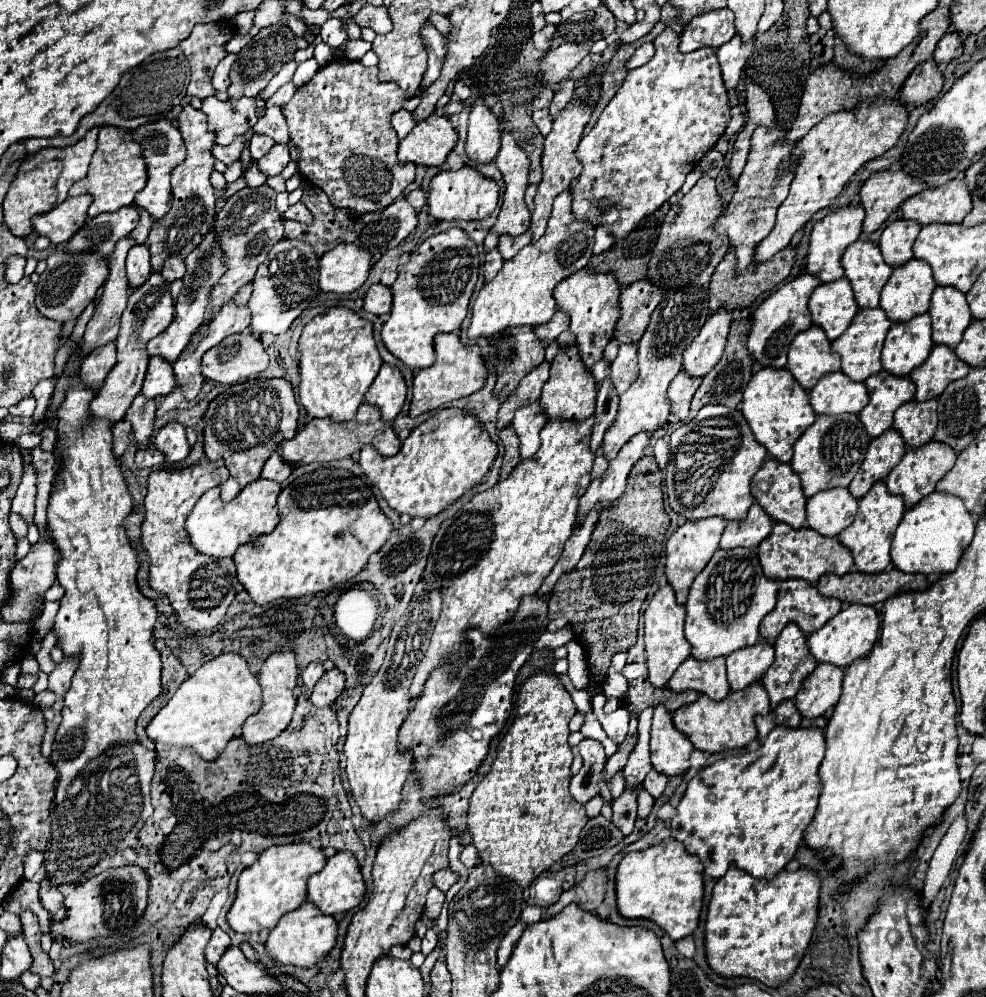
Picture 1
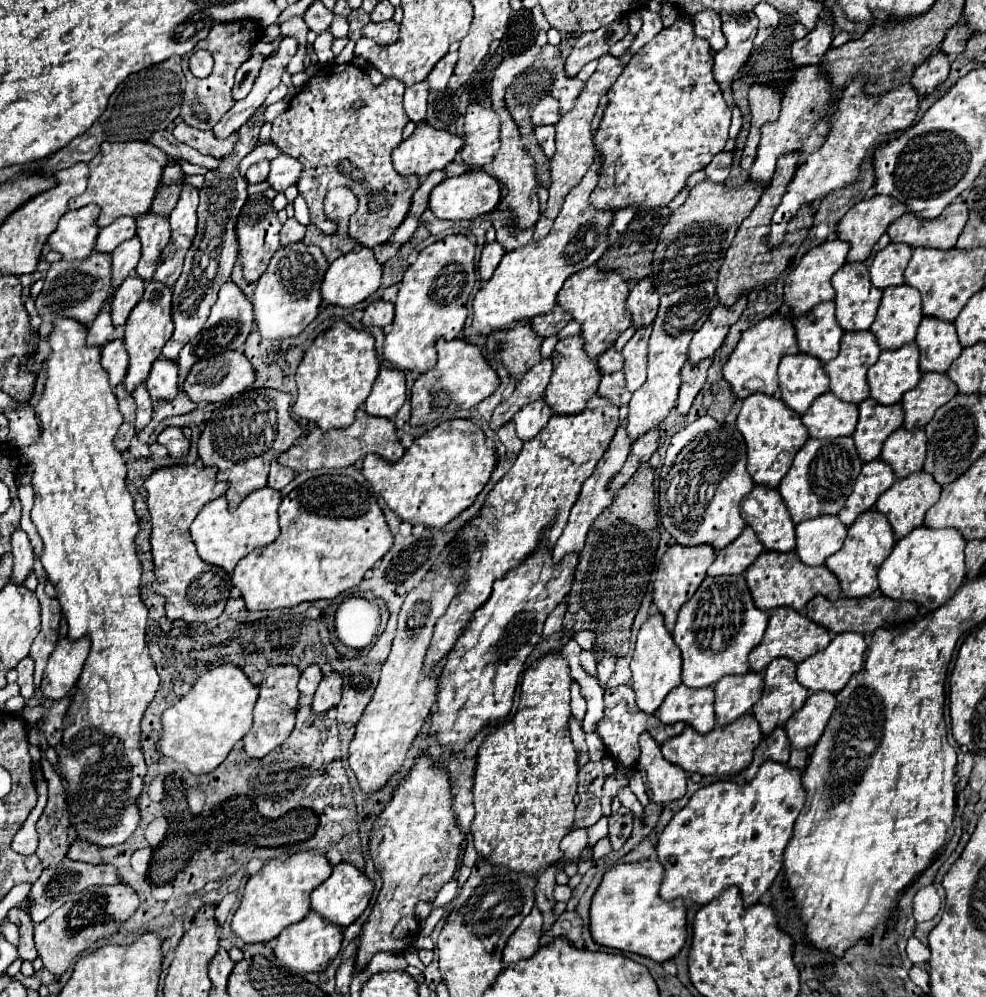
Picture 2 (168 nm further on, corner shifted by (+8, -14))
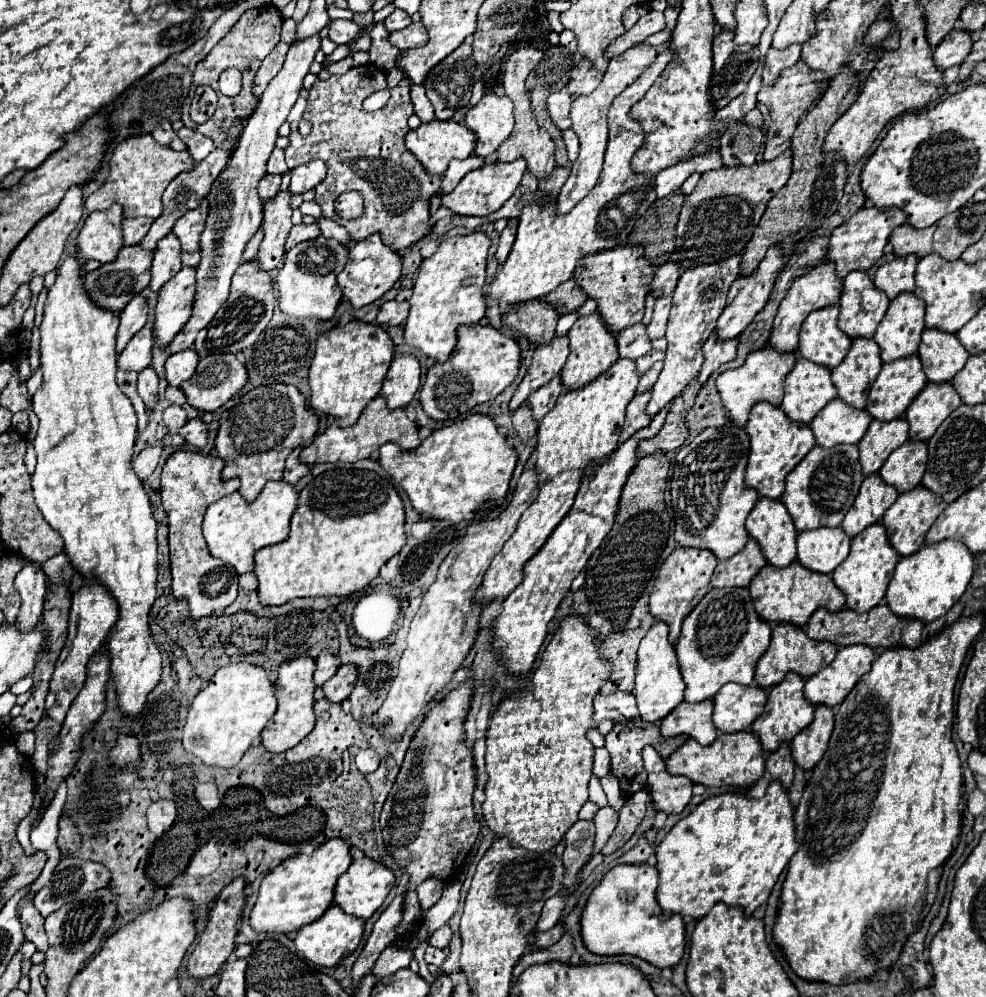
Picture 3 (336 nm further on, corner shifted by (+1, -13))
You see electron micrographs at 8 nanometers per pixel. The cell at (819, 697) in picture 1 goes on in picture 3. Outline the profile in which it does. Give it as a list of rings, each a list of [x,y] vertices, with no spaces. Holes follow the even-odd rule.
[[[818,705],[814,721],[792,739],[792,757],[802,769],[812,769],[824,755],[834,727],[834,711],[828,705]]]

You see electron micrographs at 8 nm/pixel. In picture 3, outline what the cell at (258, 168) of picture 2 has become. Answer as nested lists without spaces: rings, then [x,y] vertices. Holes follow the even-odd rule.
[[[266,173],[266,175],[260,179],[258,191],[260,191],[260,199],[262,199],[262,201],[274,197],[274,195],[280,191],[280,179],[282,179],[282,175],[272,175],[272,173]]]

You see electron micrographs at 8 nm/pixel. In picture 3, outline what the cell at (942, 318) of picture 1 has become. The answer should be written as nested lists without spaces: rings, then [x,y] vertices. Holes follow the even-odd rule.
[[[926,329],[922,333],[918,357],[922,361],[928,381],[942,383],[952,381],[952,377],[964,367],[970,353],[960,345],[956,333],[940,333],[938,329]]]

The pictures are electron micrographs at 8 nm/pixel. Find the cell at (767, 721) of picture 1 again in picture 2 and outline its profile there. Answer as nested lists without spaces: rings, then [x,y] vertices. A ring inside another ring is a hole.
[[[777,728],[773,730],[771,736],[765,736],[761,740],[761,744],[757,746],[755,750],[755,756],[753,756],[753,762],[749,764],[749,768],[745,770],[745,782],[751,782],[759,770],[761,764],[765,764],[767,760],[773,760],[773,762],[781,762],[781,764],[787,764],[789,760],[789,752],[791,752],[791,744],[785,736],[785,730],[783,728]]]

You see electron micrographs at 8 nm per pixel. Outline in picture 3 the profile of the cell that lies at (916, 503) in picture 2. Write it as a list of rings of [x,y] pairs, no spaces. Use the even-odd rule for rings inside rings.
[[[918,485],[916,489],[908,491],[908,493],[900,493],[898,499],[886,509],[886,513],[882,517],[882,525],[886,527],[886,533],[888,533],[892,547],[900,555],[912,555],[914,551],[920,549],[920,545],[924,545],[928,529],[932,527],[936,517],[946,507],[942,503],[944,501],[940,501],[940,497],[936,497],[936,493],[928,493],[928,489],[924,489],[924,485]]]

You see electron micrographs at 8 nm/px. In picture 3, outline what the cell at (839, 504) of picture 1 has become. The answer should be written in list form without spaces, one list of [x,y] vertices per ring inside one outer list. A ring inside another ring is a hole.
[[[814,529],[798,535],[798,561],[816,573],[832,573],[850,553],[850,537],[840,529]]]

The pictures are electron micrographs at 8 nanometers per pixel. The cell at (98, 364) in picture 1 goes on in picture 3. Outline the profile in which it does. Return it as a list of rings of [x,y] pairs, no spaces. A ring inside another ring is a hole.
[[[148,321],[124,347],[124,351],[118,355],[118,367],[124,371],[136,371],[140,373],[146,369],[152,361],[152,323]]]

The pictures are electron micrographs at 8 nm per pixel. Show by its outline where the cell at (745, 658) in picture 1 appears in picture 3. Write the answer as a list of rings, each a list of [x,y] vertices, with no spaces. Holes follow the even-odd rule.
[[[724,685],[714,697],[714,725],[722,733],[744,731],[764,711],[768,691],[758,685]]]

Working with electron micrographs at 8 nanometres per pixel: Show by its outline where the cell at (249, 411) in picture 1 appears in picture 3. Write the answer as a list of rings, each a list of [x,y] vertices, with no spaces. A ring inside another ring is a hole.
[[[282,383],[264,385],[264,387],[256,387],[256,389],[248,391],[242,397],[236,397],[234,405],[222,413],[220,429],[218,429],[218,435],[214,441],[214,455],[222,457],[226,461],[226,465],[222,469],[222,477],[226,477],[226,479],[238,477],[242,481],[238,493],[250,503],[252,499],[258,497],[258,493],[264,489],[264,485],[270,479],[282,477],[284,461],[290,455],[290,451],[296,449],[298,445],[312,441],[316,431],[318,431],[318,417],[310,409],[306,411],[306,399],[294,385],[282,385]]]

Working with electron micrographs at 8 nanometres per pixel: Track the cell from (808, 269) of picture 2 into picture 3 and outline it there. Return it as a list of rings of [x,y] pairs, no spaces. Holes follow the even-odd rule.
[[[824,259],[820,261],[816,267],[808,269],[804,275],[794,277],[786,297],[780,303],[778,315],[774,319],[774,327],[772,327],[772,335],[770,335],[770,345],[774,345],[778,351],[794,351],[798,349],[798,333],[800,327],[804,323],[804,319],[822,307],[830,307],[830,305],[838,305],[840,295],[842,295],[842,281],[836,275],[836,265],[832,265],[832,261]]]

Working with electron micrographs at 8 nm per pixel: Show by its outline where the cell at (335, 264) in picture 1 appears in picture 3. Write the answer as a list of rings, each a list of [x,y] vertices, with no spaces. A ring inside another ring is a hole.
[[[372,235],[360,243],[354,243],[354,247],[350,249],[348,255],[348,263],[344,267],[344,271],[336,277],[338,287],[342,289],[344,299],[354,307],[360,309],[364,305],[374,303],[376,299],[380,299],[388,289],[394,287],[394,283],[398,281],[402,271],[402,261],[400,255],[394,253],[390,247],[386,247],[380,239],[380,235]]]

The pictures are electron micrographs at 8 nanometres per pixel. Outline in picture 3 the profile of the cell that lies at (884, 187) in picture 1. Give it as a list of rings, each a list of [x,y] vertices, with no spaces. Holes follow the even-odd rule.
[[[864,207],[856,215],[852,215],[844,225],[836,227],[830,235],[828,259],[836,263],[838,277],[846,277],[854,269],[868,271],[872,265],[876,265],[878,259],[884,255],[884,245],[888,243],[892,229],[896,229],[898,225],[904,225],[904,223],[906,223],[906,213],[902,209]]]

